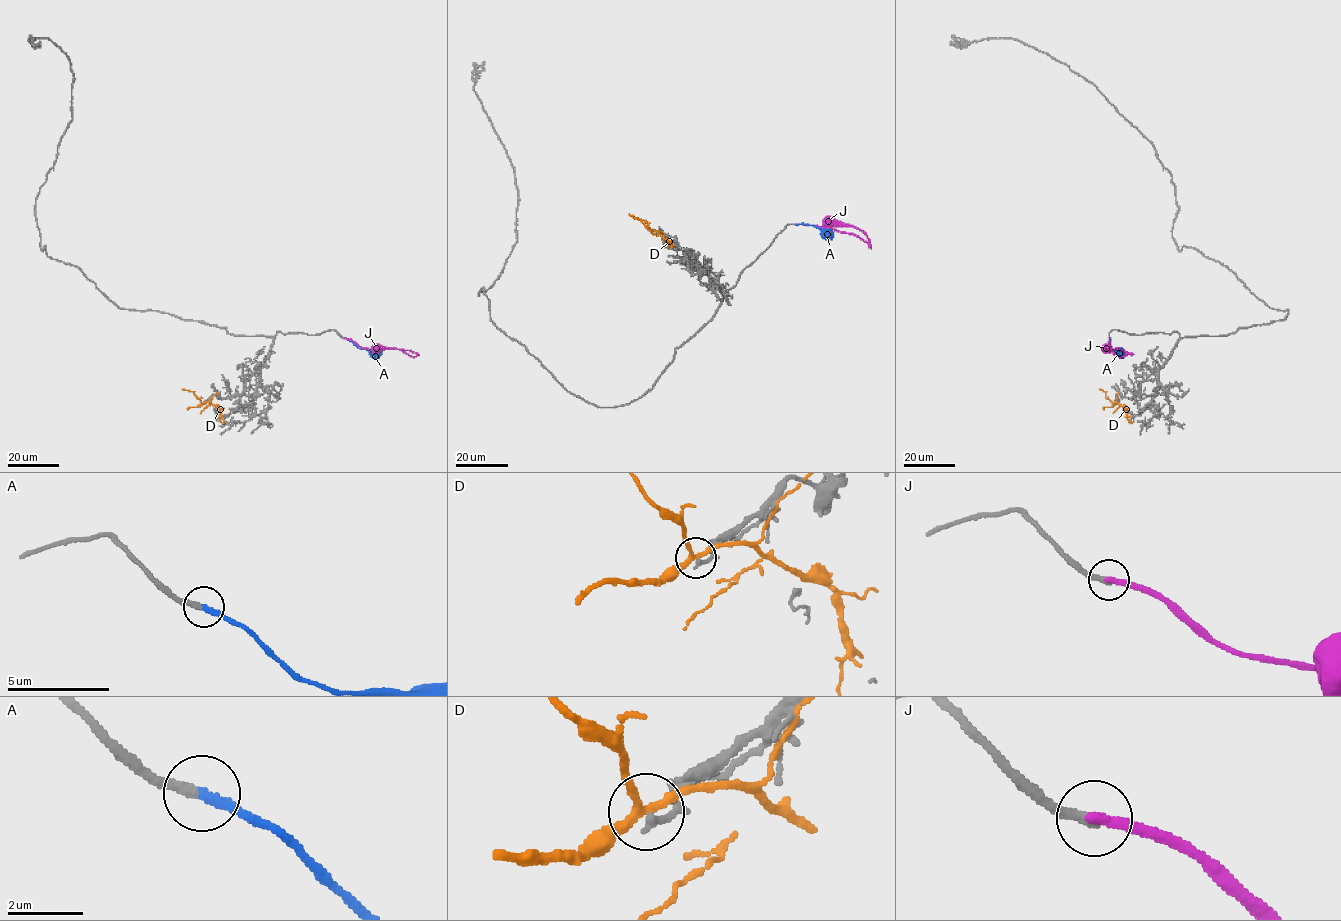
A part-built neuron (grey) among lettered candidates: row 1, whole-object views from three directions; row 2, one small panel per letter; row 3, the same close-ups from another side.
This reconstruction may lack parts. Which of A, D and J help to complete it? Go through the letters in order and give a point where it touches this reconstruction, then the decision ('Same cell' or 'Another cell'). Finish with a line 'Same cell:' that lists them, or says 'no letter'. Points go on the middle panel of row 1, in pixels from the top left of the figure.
A: Touches grey at (796, 224). Same cell
D: Touches grey at (649, 228). Another cell
J: Touches grey at (796, 224). Another cell
Same cell: A

